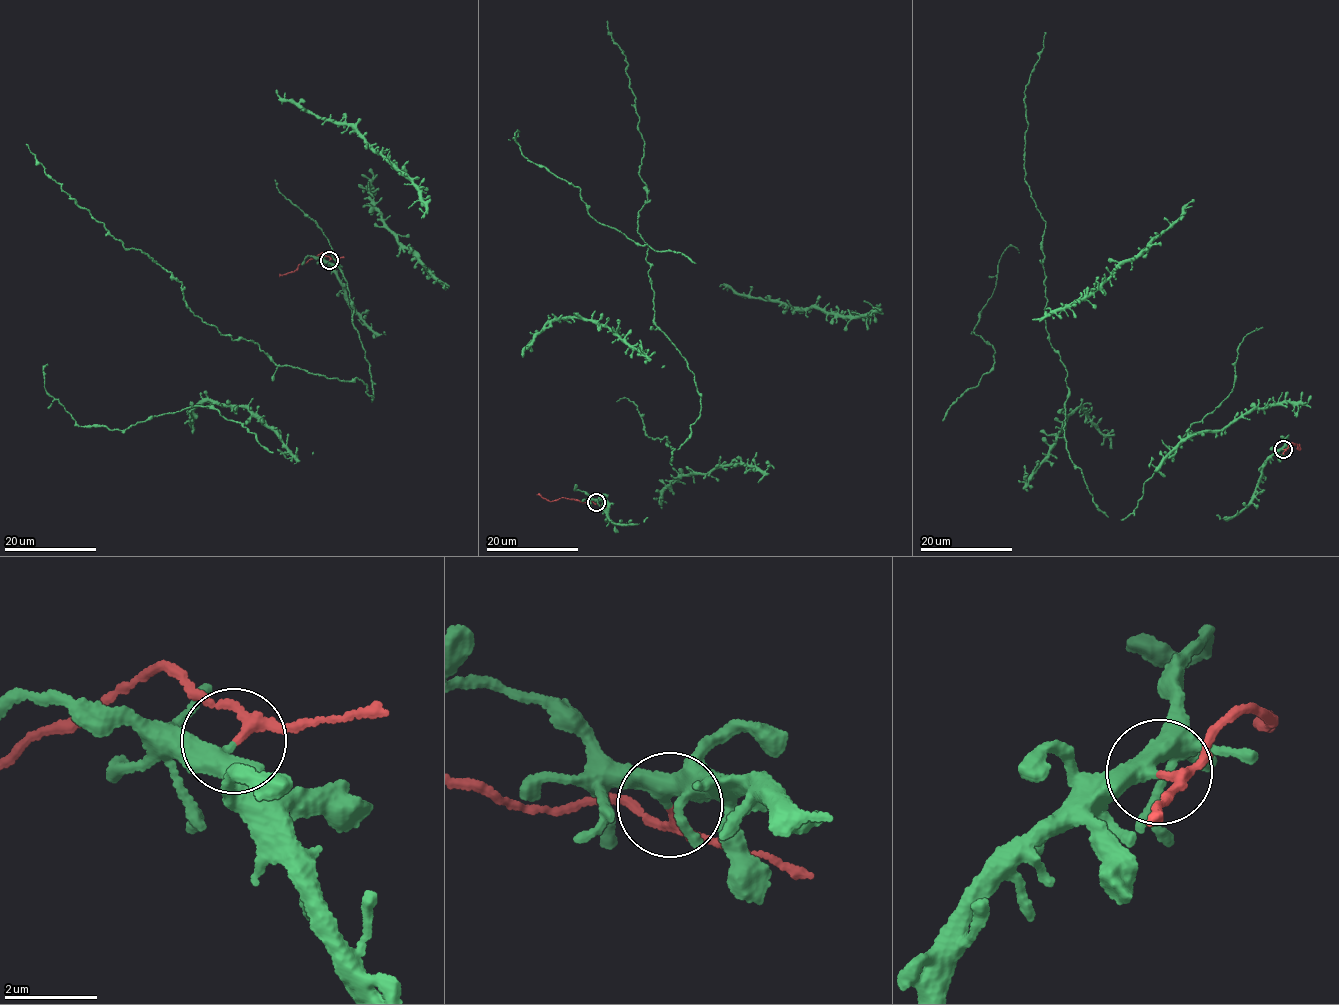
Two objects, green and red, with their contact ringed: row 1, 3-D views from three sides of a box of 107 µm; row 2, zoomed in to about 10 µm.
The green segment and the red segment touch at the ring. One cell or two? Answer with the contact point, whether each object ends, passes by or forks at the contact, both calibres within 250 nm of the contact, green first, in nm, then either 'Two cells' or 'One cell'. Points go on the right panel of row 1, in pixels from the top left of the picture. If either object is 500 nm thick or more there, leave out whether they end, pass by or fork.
Place: (1283, 449). At the ring green passes by. At the ring red passes by. Thickness 340 nm (green) against 170 nm. Two cells

